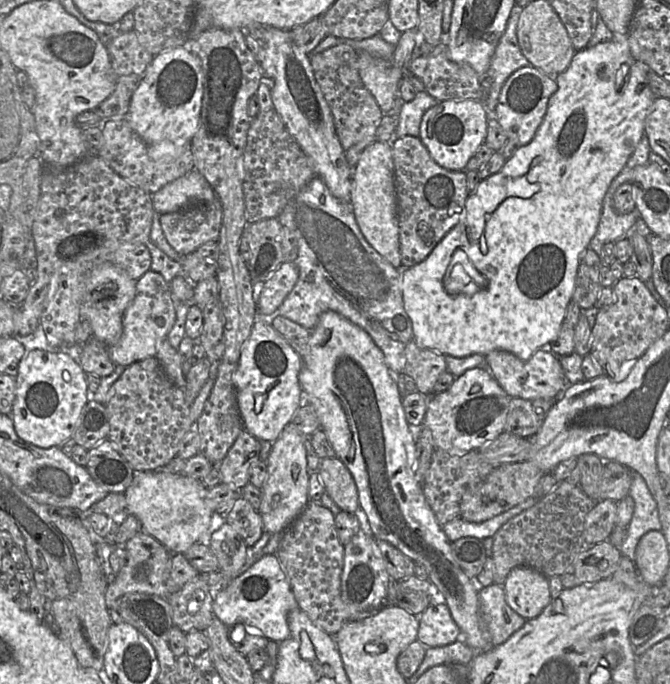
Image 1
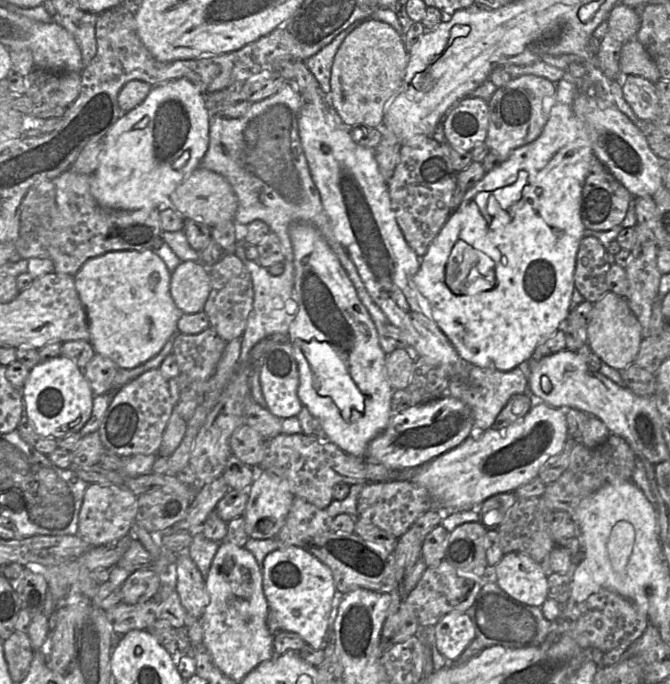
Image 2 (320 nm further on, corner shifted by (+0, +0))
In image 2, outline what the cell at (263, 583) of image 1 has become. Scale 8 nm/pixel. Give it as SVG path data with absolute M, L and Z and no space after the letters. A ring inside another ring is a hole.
M289 546L278 548L269 553L262 568L263 591L281 630L299 634L305 643L315 649L320 649L325 641L325 635L329 625L332 601L336 593L336 585L329 567L322 563L317 557L306 550Z

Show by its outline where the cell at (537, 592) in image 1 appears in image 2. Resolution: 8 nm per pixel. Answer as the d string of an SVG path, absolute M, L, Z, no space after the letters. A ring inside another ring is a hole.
M522 552L503 554L493 569L493 579L522 604L542 607L548 599L547 575L537 562Z

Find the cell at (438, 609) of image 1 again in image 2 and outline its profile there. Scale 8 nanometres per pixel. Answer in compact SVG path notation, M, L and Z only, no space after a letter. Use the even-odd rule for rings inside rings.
M450 612L434 626L435 643L448 662L456 662L476 638L475 628L466 612Z

